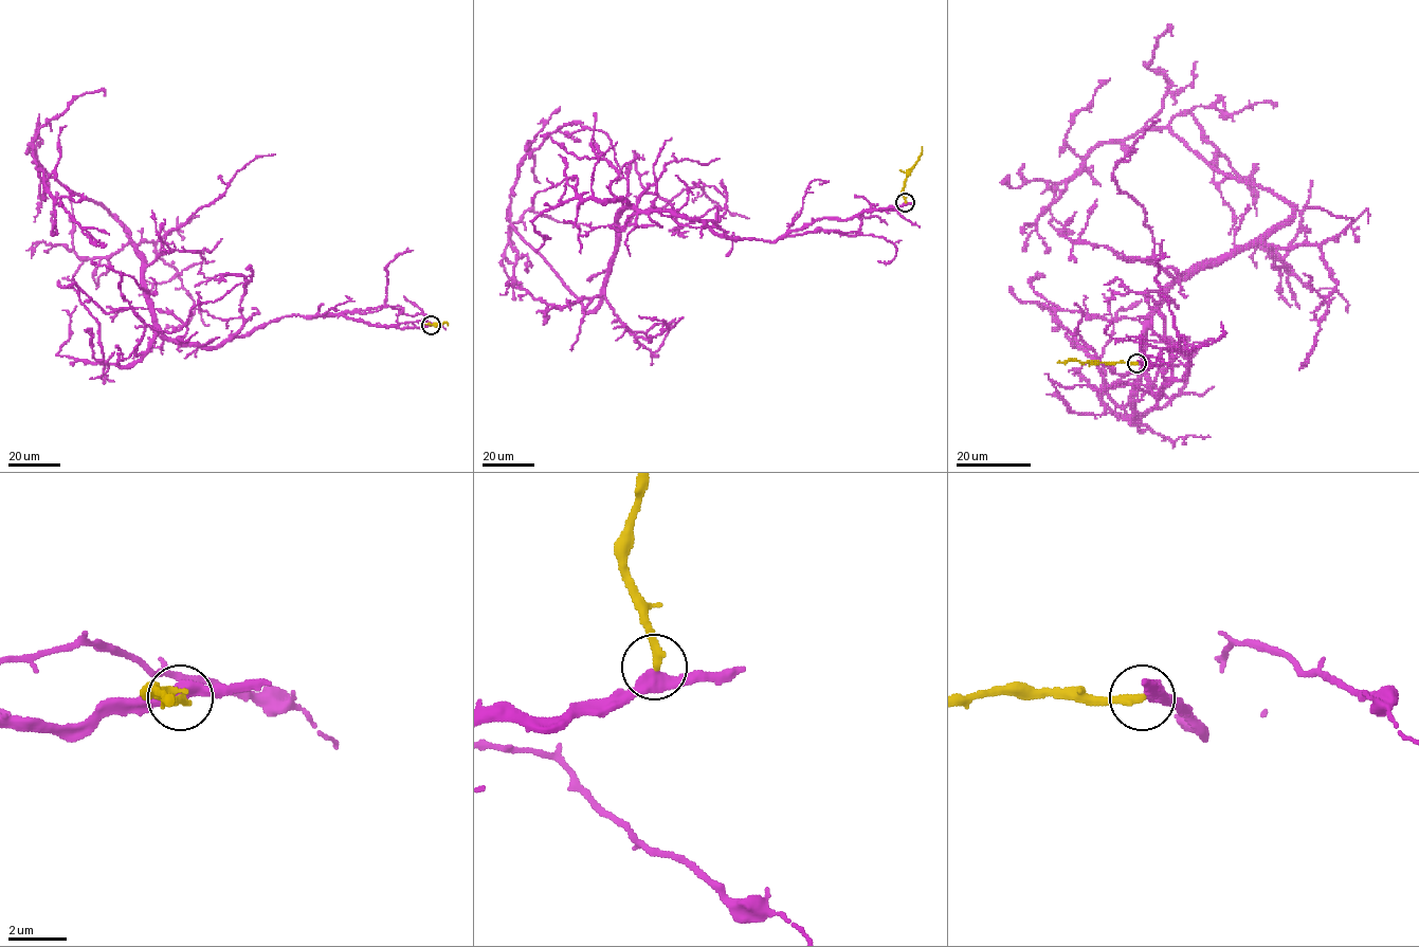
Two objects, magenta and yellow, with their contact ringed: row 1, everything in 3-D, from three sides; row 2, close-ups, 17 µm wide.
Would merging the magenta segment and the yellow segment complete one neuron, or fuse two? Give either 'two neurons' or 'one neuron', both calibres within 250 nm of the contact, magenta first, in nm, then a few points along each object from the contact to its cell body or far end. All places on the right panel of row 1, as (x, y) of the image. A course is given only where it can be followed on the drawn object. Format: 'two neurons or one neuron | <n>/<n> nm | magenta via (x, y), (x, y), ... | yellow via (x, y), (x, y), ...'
two neurons | 440/300 nm | magenta via (1138, 363), (1193, 350), (1182, 378), (1145, 372), (1161, 295), (1294, 206), (1143, 128), (1039, 215), (1051, 248) | yellow via (1136, 363), (1058, 362)

